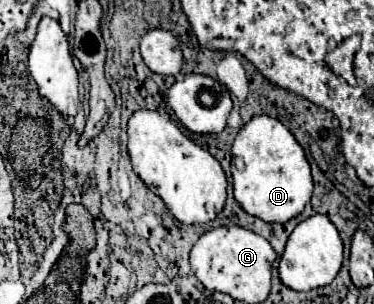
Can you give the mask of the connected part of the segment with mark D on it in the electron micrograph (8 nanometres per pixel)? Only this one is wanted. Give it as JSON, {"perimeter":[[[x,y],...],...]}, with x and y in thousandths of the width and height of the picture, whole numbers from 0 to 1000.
{"perimeter":[[[714,378],[676,385],[634,438],[618,503],[655,530],[650,563],[623,563],[623,641],[655,701],[709,734],[767,734],[816,688],[837,635],[832,549],[816,497],[751,398]]]}

